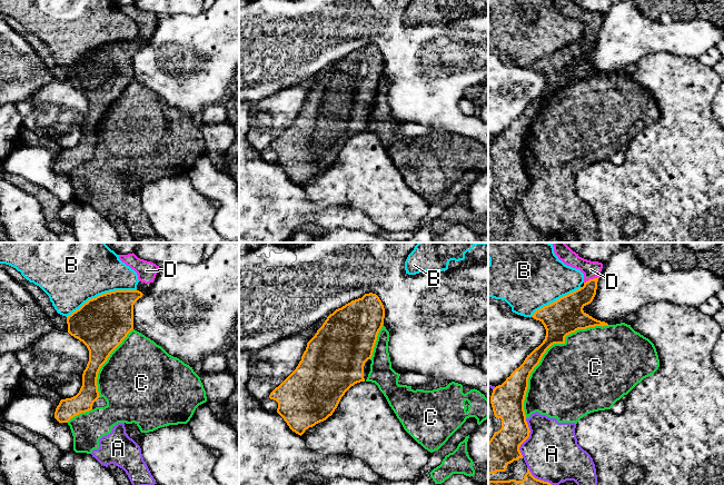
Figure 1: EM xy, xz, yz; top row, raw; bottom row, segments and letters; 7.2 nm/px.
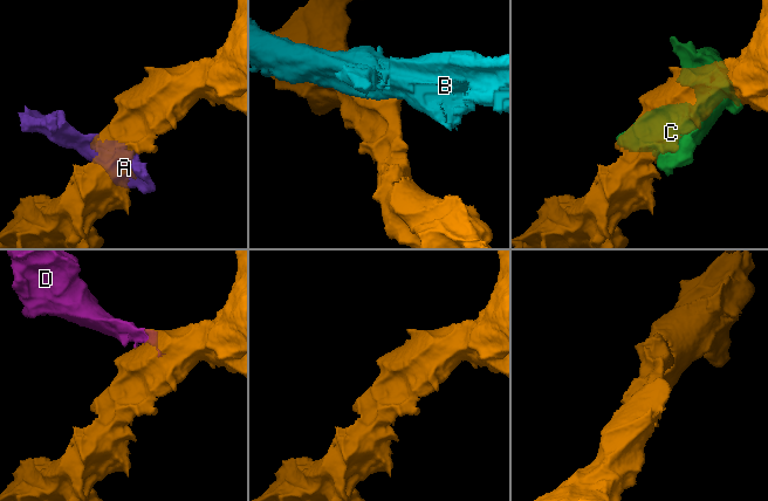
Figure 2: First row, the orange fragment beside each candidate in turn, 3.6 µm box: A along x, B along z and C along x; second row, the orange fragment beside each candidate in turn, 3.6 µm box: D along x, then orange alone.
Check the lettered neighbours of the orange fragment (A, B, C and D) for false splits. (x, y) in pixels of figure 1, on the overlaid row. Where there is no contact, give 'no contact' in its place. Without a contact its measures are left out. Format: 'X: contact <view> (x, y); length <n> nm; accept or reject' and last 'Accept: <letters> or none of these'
A: contact yz (527, 437); length 280 nm; reject
B: contact xy (102, 294); length 550 nm; reject
C: contact yz (545, 352); length 900 nm; reject
D: contact yz (591, 279); length 120 nm; accept
Accept: D

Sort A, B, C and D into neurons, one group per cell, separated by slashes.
A C / B / D

